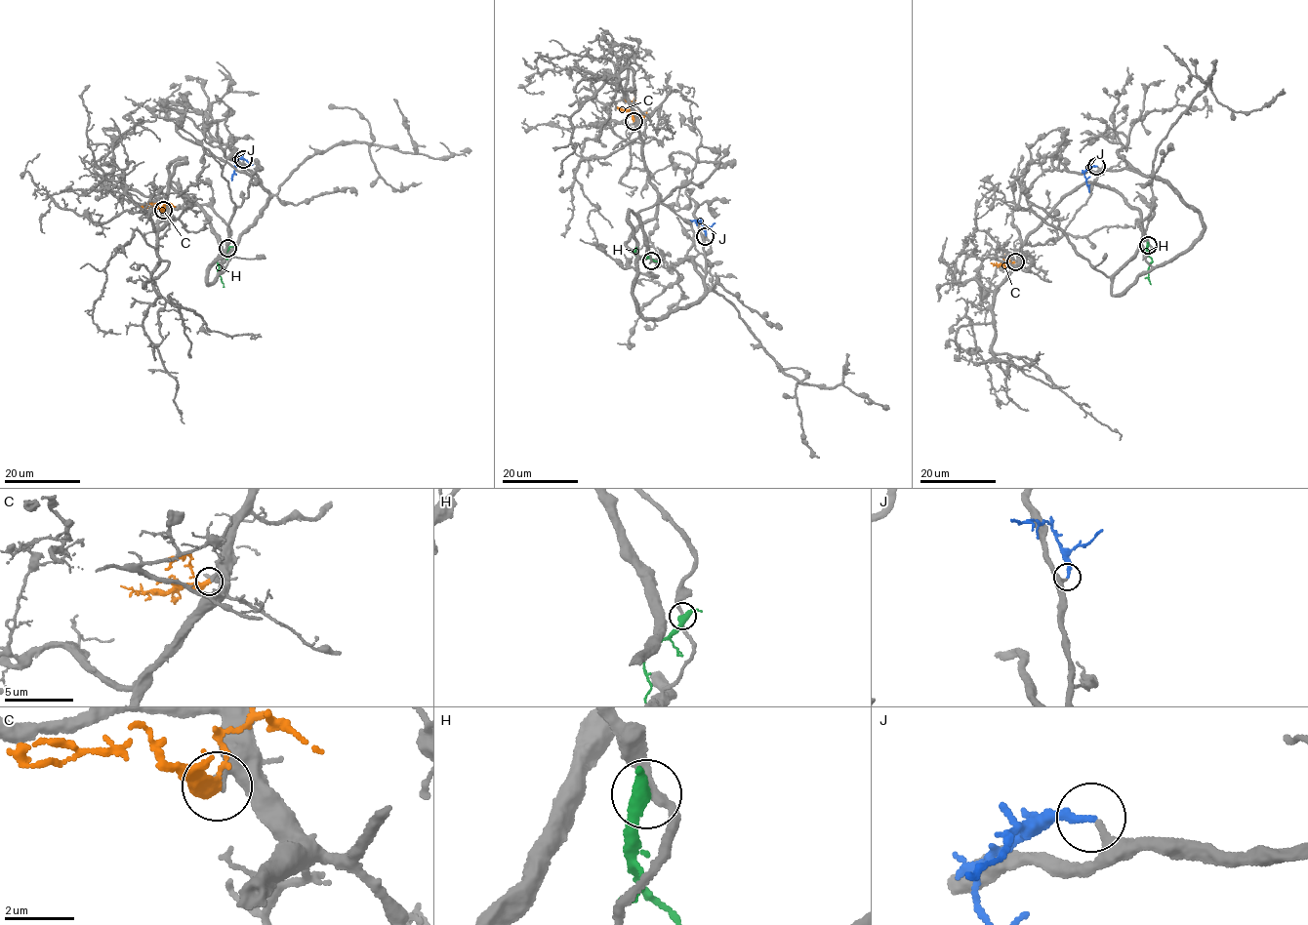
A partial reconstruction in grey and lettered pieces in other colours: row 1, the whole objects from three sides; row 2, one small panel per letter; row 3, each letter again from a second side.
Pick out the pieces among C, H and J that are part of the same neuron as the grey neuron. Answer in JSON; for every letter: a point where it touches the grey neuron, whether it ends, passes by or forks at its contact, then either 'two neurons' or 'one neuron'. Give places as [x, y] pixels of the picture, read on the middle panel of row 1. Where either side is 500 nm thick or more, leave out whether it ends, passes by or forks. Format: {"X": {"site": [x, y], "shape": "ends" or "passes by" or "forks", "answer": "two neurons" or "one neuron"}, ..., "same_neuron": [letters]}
{"C": {"site": [633, 121], "shape": "passes by", "answer": "one neuron"}, "H": {"site": [651, 261], "shape": "passes by", "answer": "two neurons"}, "J": {"site": [705, 236], "shape": "ends", "answer": "two neurons"}, "same_neuron": ["C"]}

